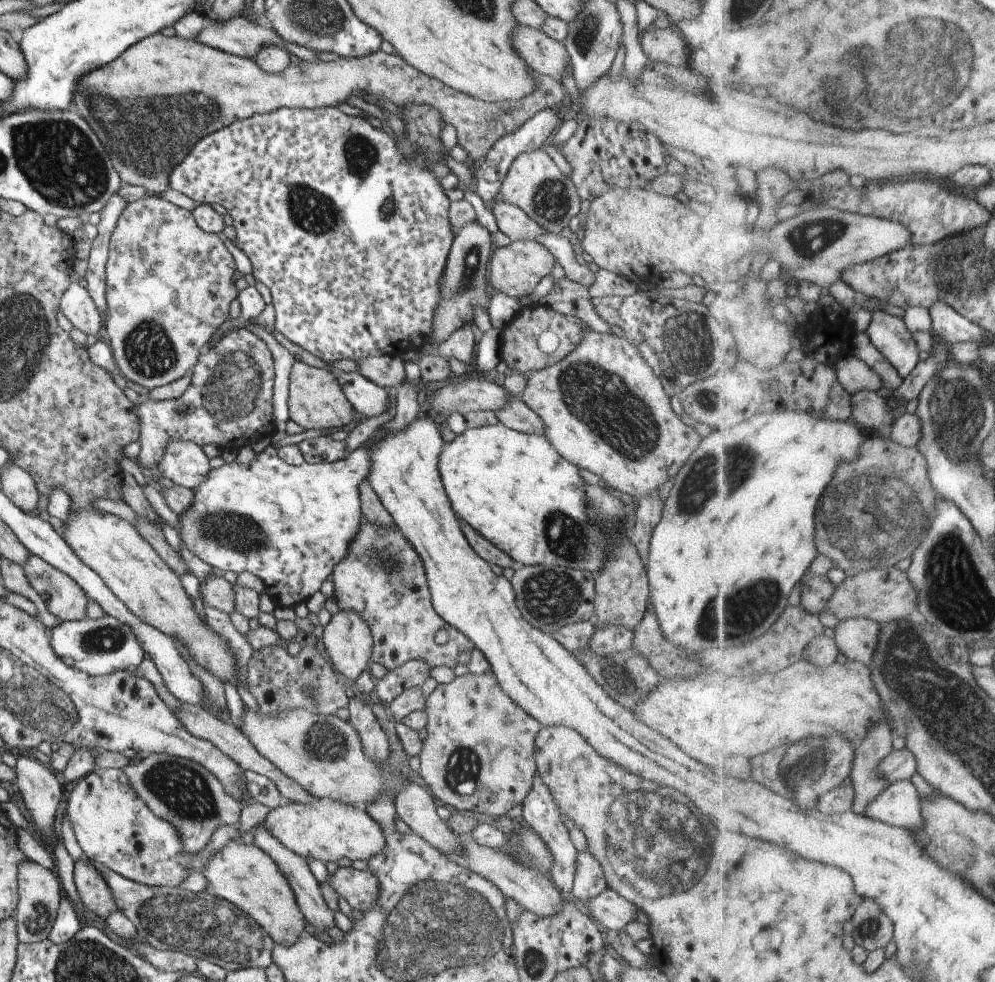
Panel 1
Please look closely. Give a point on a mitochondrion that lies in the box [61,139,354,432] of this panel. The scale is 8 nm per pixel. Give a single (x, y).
(148, 350)

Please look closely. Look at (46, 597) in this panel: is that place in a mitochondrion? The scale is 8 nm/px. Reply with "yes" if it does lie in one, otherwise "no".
no

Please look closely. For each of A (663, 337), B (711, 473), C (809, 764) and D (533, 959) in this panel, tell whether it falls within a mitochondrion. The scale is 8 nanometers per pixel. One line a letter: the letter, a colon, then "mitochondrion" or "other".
A: mitochondrion
B: mitochondrion
C: mitochondrion
D: mitochondrion

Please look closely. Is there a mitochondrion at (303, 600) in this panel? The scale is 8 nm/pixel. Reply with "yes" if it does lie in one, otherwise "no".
no

